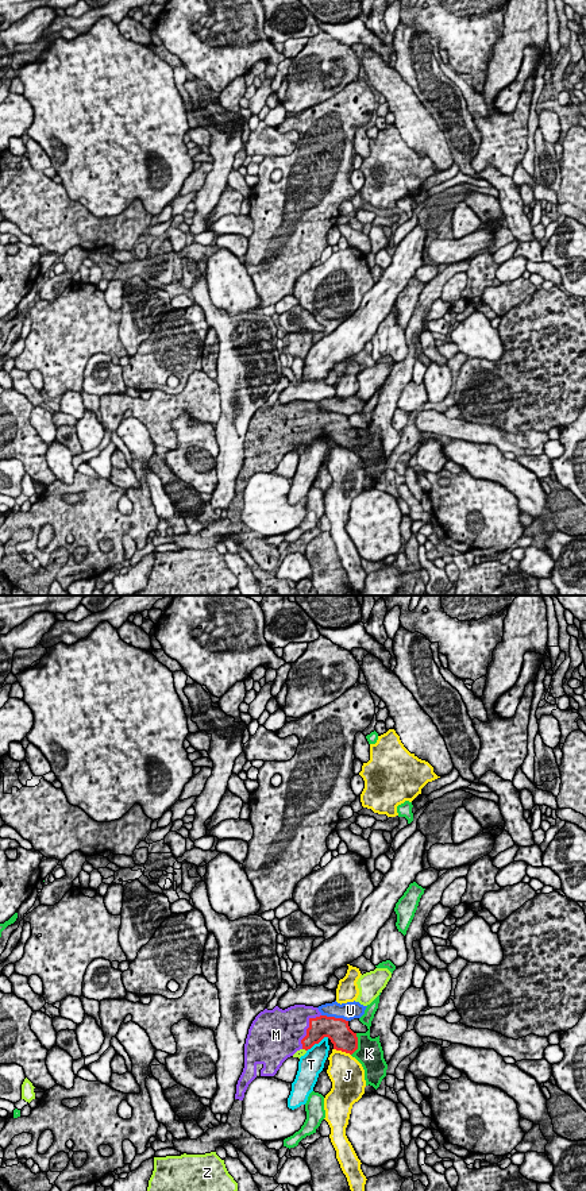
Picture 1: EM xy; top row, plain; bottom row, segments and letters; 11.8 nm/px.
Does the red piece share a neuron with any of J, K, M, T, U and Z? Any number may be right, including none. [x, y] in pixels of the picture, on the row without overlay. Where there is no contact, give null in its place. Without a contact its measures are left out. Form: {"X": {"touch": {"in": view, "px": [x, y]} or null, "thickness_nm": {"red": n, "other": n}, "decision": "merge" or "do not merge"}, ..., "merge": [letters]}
{"J": {"touch": {"in": "xy", "px": [342, 446]}, "thickness_nm": {"red": 280, "other": 400}, "decision": "do not merge"}, "K": {"touch": {"in": "xy", "px": [357, 439]}, "thickness_nm": {"red": 280, "other": 320}, "decision": "do not merge"}, "M": {"touch": {"in": "xy", "px": [307, 424]}, "thickness_nm": {"red": 260, "other": 460}, "decision": "merge"}, "T": {"touch": {"in": "xy", "px": [317, 438]}, "thickness_nm": {"red": 260, "other": 280}, "decision": "do not merge"}, "U": {"touch": {"in": "xy", "px": [334, 412]}, "thickness_nm": {"red": 280, "other": 220}, "decision": "do not merge"}, "Z": {"touch": {"in": "xy", "px": [304, 443]}, "thickness_nm": {"red": 220, "other": 90}, "decision": "do not merge"}, "merge": ["M"]}

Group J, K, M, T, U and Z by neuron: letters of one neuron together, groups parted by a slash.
J / K / M / T / U / Z

